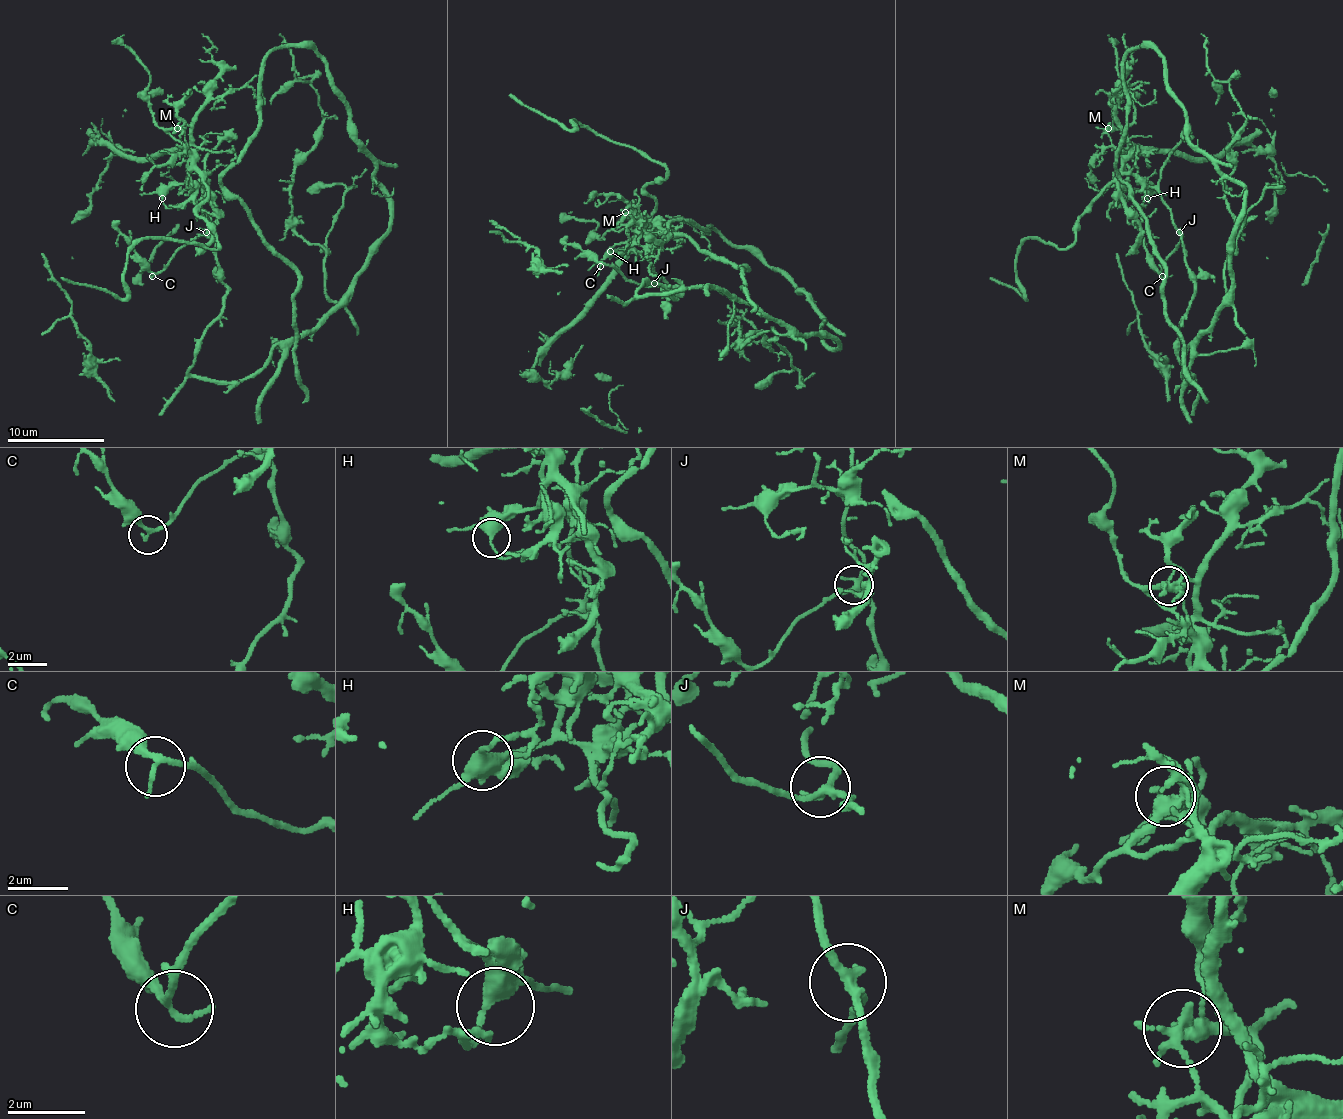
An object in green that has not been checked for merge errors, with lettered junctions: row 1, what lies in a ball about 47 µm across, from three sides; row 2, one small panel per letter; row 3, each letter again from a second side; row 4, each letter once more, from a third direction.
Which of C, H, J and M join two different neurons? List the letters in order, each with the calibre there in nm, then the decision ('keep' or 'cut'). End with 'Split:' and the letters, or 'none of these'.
C: 190 nm thick; keep
H: 340 nm thick; keep
J: 240 nm thick; keep
M: 320 nm thick; cut
Split: M

